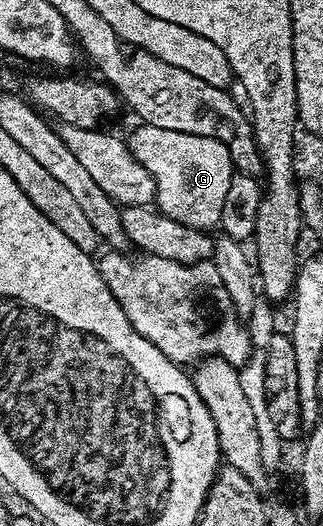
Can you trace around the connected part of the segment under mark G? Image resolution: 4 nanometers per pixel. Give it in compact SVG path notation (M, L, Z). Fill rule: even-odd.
M141 123L126 136L130 154L156 179L155 207L164 216L182 222L187 228L212 230L220 223L226 189L234 175L232 159L226 146L209 136L182 134L162 126Z

